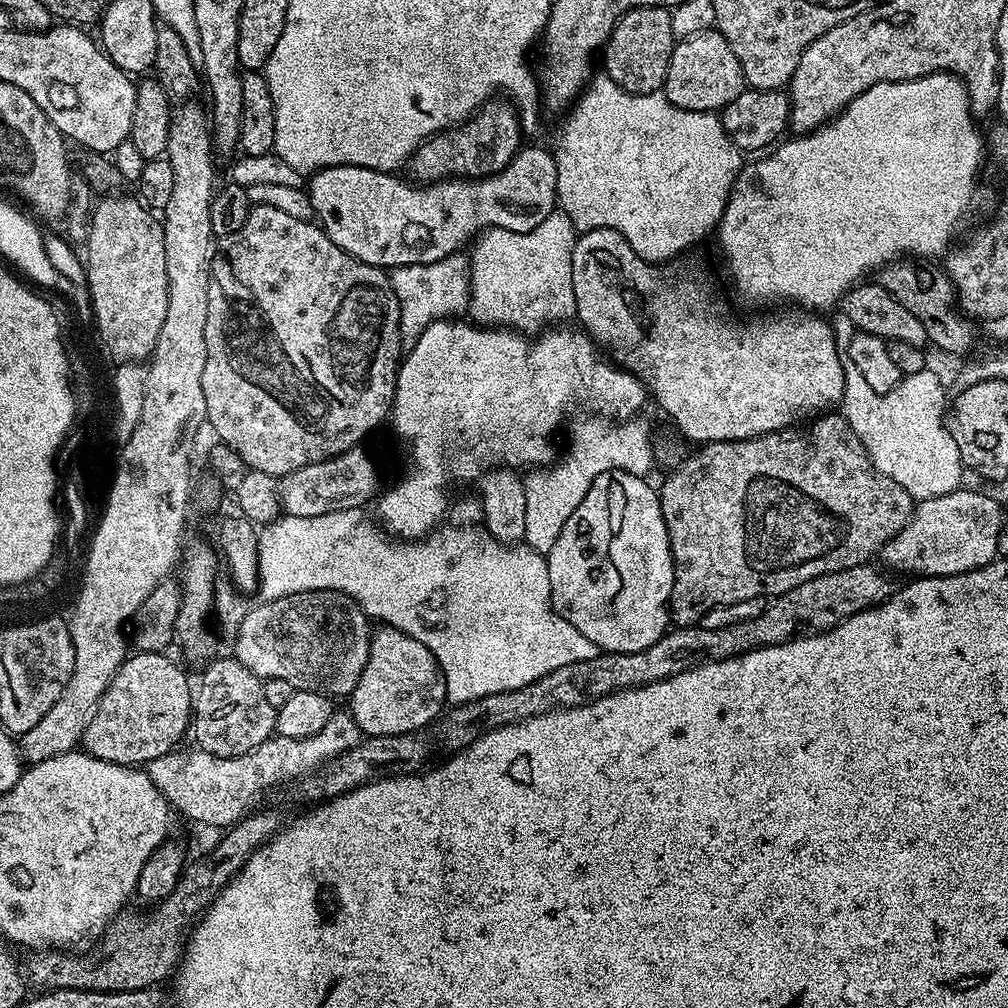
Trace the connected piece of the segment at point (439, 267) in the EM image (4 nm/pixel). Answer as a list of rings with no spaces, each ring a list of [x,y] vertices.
[[[460,254],[447,256],[444,260],[429,264],[406,264],[393,268],[390,272],[392,289],[400,303],[400,338],[401,341],[417,340],[435,320],[447,320],[461,315],[460,311],[470,304],[468,278],[469,265]]]

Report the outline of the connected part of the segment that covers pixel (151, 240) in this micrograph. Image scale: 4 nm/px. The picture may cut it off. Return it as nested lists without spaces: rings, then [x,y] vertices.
[[[108,194],[95,201],[90,212],[90,223],[86,248],[88,260],[86,269],[88,288],[92,301],[92,319],[100,323],[106,346],[114,349],[119,356],[137,356],[141,362],[147,361],[158,342],[162,322],[166,319],[166,242],[164,225],[154,217],[153,209],[145,206],[135,195]]]

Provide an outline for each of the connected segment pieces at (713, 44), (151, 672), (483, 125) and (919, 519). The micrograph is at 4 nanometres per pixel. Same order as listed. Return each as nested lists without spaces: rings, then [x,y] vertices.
[[[719,30],[677,40],[662,89],[664,97],[674,106],[695,112],[716,112],[734,102],[734,98],[738,98],[738,94],[745,91],[745,88],[742,66],[738,58],[734,58],[730,42],[726,42],[726,38]]]
[[[136,652],[125,659],[123,666],[116,671],[106,694],[98,702],[98,710],[94,710],[94,718],[90,718],[90,726],[86,726],[82,741],[83,751],[89,756],[129,766],[146,766],[151,760],[157,760],[173,751],[176,744],[189,731],[192,719],[192,701],[194,688],[188,684],[188,676],[164,652]]]
[[[493,98],[476,109],[463,124],[423,140],[410,157],[411,179],[435,182],[445,178],[479,178],[494,174],[505,168],[520,151],[520,132],[522,125],[517,109],[507,99]]]
[[[961,486],[950,494],[919,501],[913,507],[912,516],[906,522],[906,526],[902,526],[900,533],[889,544],[884,545],[882,559],[889,564],[887,567],[893,573],[912,572],[908,574],[916,578],[953,576],[969,572],[991,564],[993,560],[997,559],[1000,528],[1005,522],[1005,517],[1000,517],[1000,504],[994,497],[987,496],[984,492],[971,492],[967,486]]]

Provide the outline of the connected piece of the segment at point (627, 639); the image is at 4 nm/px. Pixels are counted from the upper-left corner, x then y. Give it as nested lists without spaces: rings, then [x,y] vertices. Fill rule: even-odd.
[[[610,470],[606,474],[598,474],[598,478],[594,478],[590,490],[586,490],[586,498],[582,498],[578,510],[574,510],[574,514],[570,514],[570,518],[566,518],[566,526],[562,526],[562,534],[558,534],[558,542],[554,542],[554,546],[546,554],[548,569],[550,570],[552,609],[562,618],[566,618],[566,622],[570,622],[570,626],[574,626],[574,630],[586,634],[586,638],[590,638],[590,642],[594,642],[594,646],[598,646],[601,652],[634,654],[638,650],[646,650],[650,646],[654,646],[654,642],[658,642],[658,638],[662,638],[670,628],[668,599],[674,586],[672,547],[668,541],[666,522],[662,518],[660,497],[657,489],[651,488],[647,484],[648,482],[645,477],[635,476],[622,470]]]

